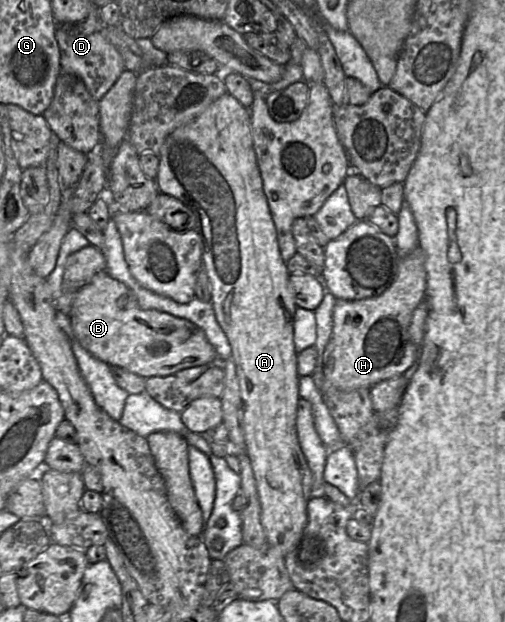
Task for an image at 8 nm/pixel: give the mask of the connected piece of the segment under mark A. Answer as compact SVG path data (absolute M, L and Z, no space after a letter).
M228 93L223 94L194 120L180 126L170 133L164 140L158 152L158 159L159 166L155 182L159 191L162 194L166 194L180 200L194 212L197 219L195 230L199 231L203 238L204 249L202 253L202 267L207 273L210 284L210 302L212 303L216 319L229 341L231 347L231 358L236 367L240 395L243 402L243 431L246 452L249 456L256 480L261 504L261 524L264 528L268 544L278 548L281 554L285 556L299 540L307 524L307 504L309 499L312 497L313 475L301 450L296 430L297 405L300 396L299 376L297 373L298 354L294 345L293 323L297 305L294 302L293 295L289 287L290 272L286 266L286 262L283 261L281 257L277 243L276 229L263 191L262 179L253 148L249 108L242 106Z

